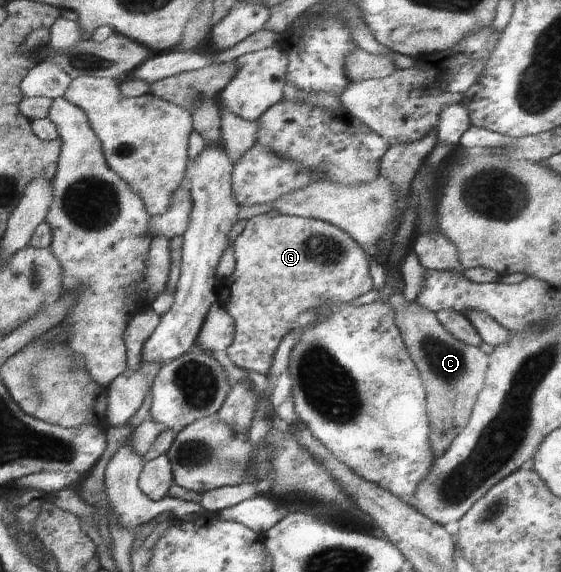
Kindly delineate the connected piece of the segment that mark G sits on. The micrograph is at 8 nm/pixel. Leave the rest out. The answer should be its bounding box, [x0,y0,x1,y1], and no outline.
[217,216,372,379]

